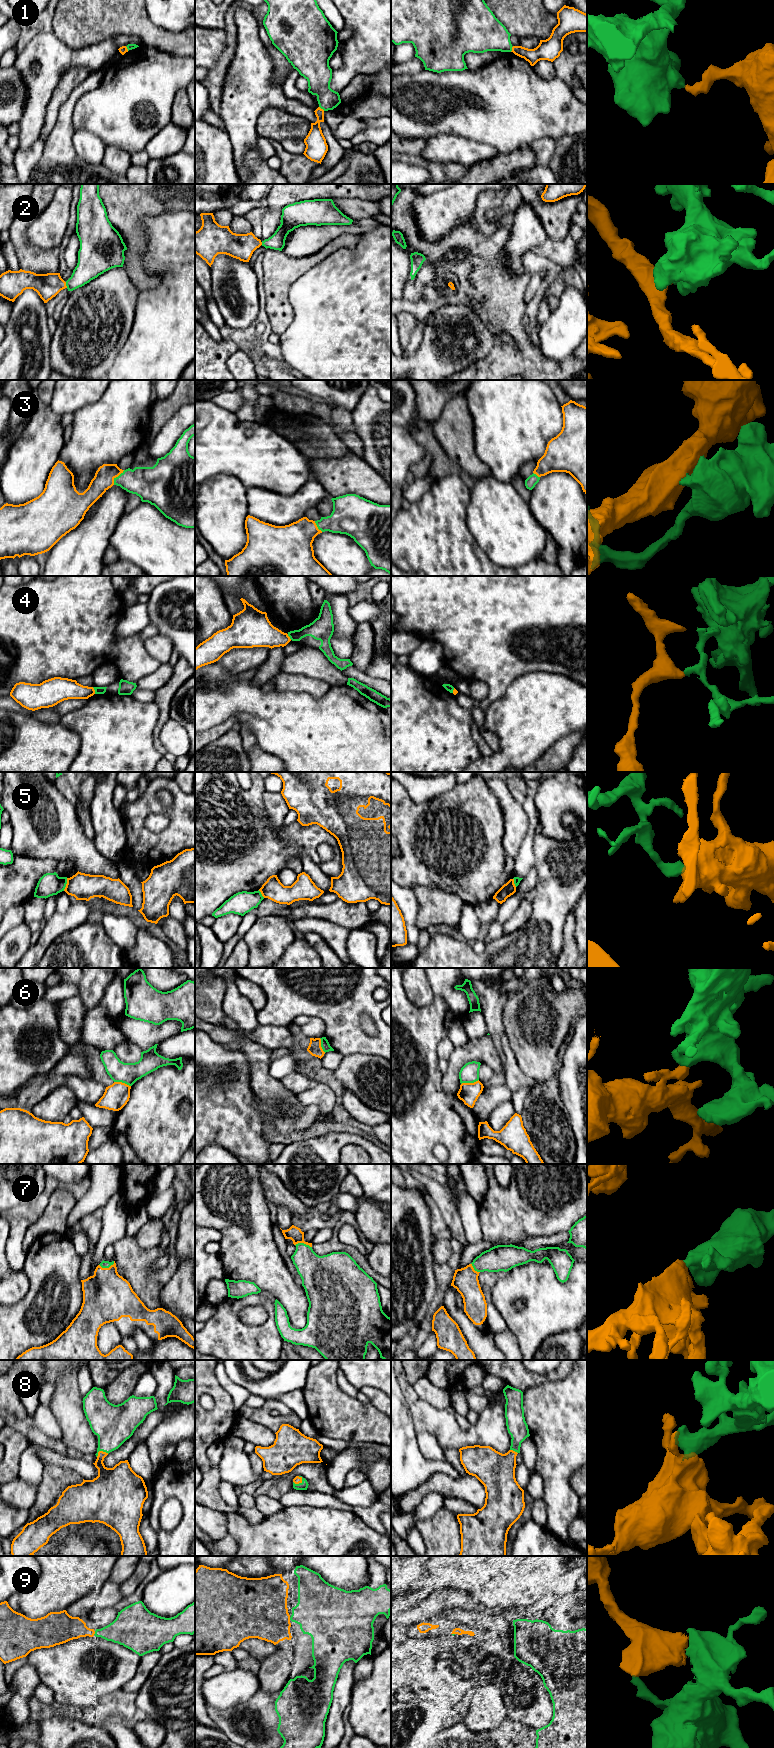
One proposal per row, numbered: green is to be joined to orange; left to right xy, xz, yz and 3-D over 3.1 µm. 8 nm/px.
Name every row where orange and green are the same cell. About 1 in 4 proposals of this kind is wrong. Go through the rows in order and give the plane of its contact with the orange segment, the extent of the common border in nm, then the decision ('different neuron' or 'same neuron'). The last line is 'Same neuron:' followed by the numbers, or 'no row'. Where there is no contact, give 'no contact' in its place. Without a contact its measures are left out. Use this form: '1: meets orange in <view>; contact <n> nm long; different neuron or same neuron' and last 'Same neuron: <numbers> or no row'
1: meets orange in yz; contact 50 nm long; different neuron
2: meets orange in xy; contact 50 nm long; same neuron
3: meets orange in xy; contact 150 nm long; same neuron
4: meets orange in xy; contact 60 nm long; different neuron
5: meets orange in xy; contact 110 nm long; different neuron
6: meets orange in yz; contact 150 nm long; different neuron
7: meets orange in xy; contact 130 nm long; same neuron
8: meets orange in xy; contact 110 nm long; same neuron
9: meets orange in xy; contact 40 nm long; same neuron
Same neuron: 2, 3, 7, 8, 9

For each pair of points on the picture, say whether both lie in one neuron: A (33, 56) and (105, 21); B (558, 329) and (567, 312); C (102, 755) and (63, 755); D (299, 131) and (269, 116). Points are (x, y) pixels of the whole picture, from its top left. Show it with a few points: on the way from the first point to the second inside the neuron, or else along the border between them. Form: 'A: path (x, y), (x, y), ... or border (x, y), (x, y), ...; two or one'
A: border (51, 31), (72, 48), (85, 47); two
B: path (562, 325), (567, 320), (567, 316); one
C: border (76, 732), (80, 739), (80, 748), (72, 761); two
D: path (292, 127), (276, 123); one

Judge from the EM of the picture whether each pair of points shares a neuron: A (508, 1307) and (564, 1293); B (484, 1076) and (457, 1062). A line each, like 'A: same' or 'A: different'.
A: same
B: different

